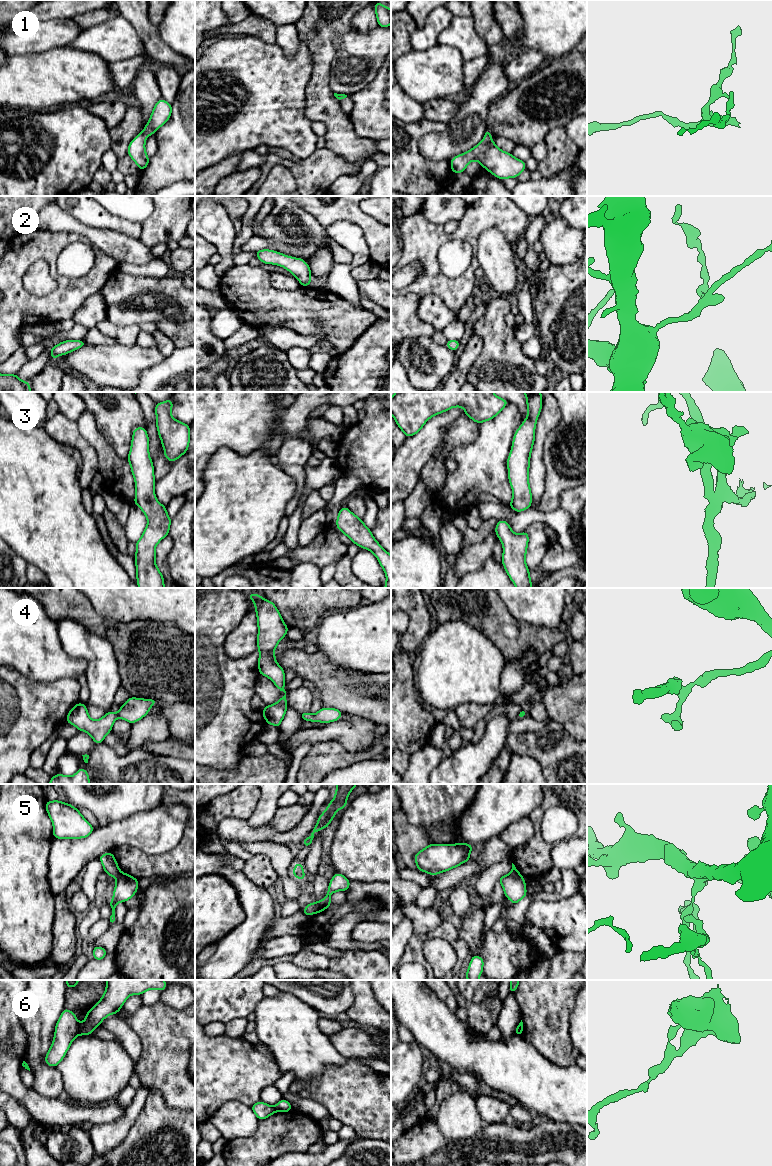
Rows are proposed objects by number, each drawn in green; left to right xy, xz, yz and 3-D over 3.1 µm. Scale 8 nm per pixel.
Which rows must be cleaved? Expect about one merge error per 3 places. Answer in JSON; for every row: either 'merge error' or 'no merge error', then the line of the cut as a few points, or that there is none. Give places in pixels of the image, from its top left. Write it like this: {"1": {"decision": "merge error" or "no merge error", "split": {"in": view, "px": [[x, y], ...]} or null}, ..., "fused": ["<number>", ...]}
{"1": {"decision": "no merge error", "split": null}, "2": {"decision": "no merge error", "split": null}, "3": {"decision": "no merge error", "split": null}, "4": {"decision": "no merge error", "split": null}, "5": {"decision": "merge error", "split": {"in": "xz", "px": [[315, 902], [317, 912]]}}, "6": {"decision": "merge error", "split": {"in": "xy", "px": [[80, 1024], [78, 1034]]}}, "fused": ["5", "6"]}

